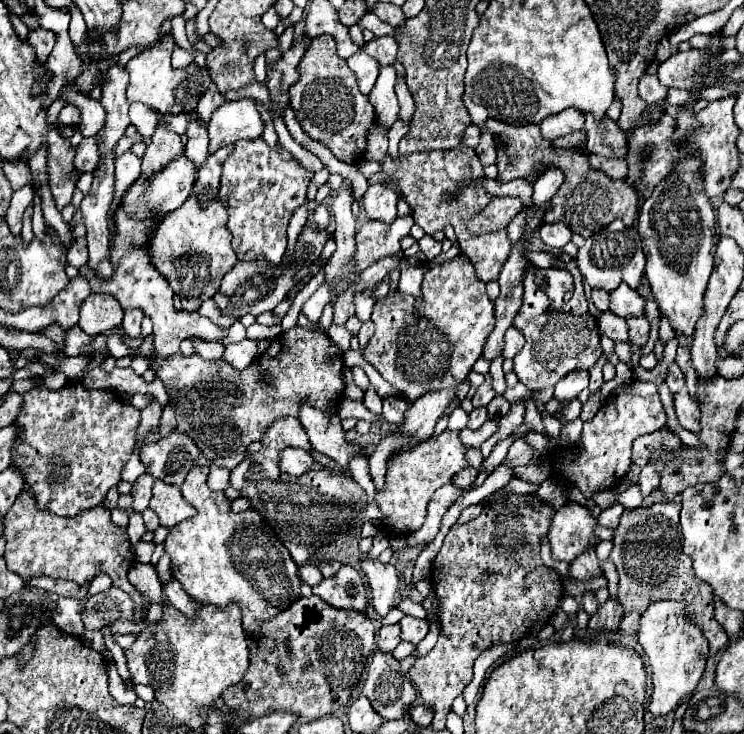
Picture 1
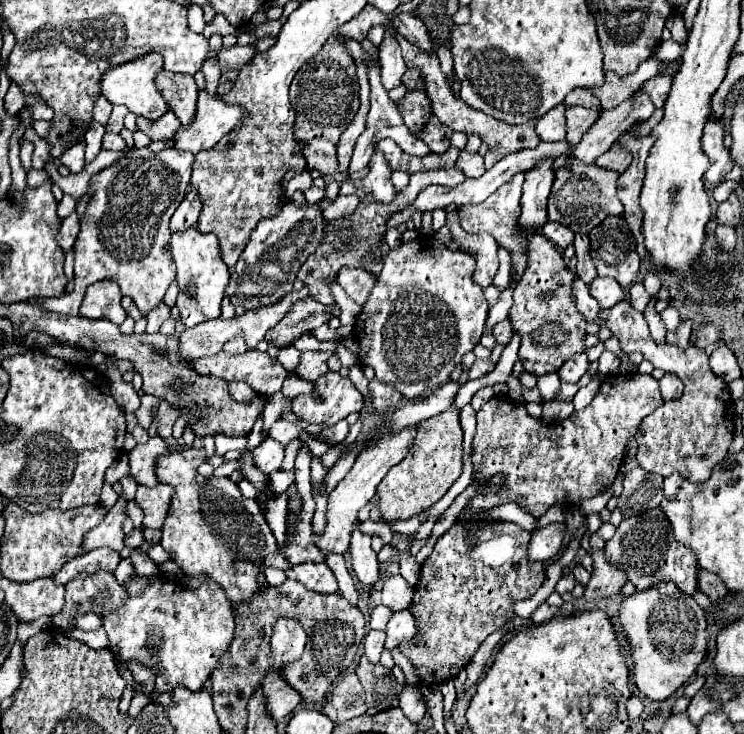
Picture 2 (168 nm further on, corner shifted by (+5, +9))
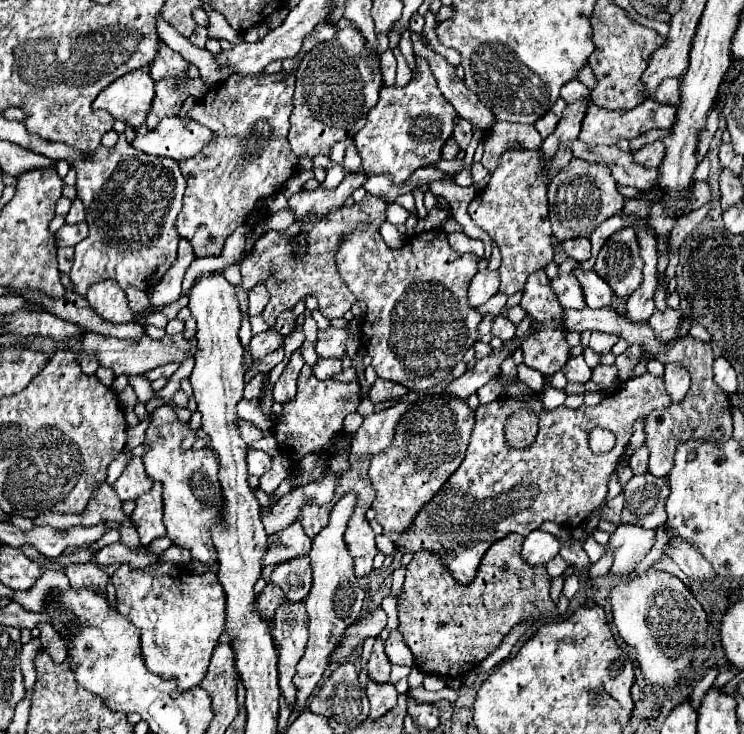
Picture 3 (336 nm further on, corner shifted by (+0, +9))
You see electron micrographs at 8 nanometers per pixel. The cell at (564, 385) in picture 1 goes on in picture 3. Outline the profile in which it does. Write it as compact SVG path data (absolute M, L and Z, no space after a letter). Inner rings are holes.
M582 355L570 357L568 363L566 363L566 367L562 371L564 371L566 379L572 381L572 383L586 383L590 379L590 373L592 373Z

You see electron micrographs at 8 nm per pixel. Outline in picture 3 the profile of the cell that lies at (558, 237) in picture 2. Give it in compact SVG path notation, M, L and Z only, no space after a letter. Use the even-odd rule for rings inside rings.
M570 239L570 241L564 241L562 243L562 249L568 253L568 257L576 259L578 263L582 261L588 261L590 259L590 239Z

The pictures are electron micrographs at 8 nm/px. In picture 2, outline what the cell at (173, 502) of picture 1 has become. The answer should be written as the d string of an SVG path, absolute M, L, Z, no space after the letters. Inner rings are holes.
M159 483L157 487L137 487L137 495L135 495L135 503L143 509L145 519L143 519L143 527L149 529L161 529L167 513L169 513L169 505L171 505L171 497L173 497L173 487Z

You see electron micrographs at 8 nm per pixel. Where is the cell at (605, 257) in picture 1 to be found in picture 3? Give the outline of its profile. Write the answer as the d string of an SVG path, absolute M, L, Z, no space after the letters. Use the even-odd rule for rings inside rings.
M622 229L612 235L594 263L594 271L612 287L616 297L630 297L640 287L642 267L644 261L634 229Z

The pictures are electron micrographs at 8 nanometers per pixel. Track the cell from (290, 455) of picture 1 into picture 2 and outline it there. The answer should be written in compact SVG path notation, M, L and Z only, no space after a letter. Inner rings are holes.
M271 437L265 439L253 451L253 461L257 461L257 467L261 467L261 471L265 471L267 475L281 469L283 457L285 457L285 445L275 441L275 439L271 439Z

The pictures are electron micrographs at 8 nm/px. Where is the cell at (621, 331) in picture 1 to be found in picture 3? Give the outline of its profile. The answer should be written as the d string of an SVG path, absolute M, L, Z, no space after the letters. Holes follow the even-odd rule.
M558 275L550 279L552 291L558 295L558 301L564 309L584 309L586 303L582 299L582 289L578 287L578 281L574 275Z

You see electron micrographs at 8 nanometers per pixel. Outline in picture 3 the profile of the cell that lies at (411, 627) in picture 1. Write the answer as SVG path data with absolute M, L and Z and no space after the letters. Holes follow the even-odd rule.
M392 631L390 637L386 639L386 657L390 663L398 663L398 665L414 665L414 655L408 649L408 645L402 639L400 631Z

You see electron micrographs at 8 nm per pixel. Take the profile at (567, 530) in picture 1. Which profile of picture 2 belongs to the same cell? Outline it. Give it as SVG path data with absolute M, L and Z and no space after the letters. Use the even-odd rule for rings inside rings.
M551 523L537 533L533 533L529 543L529 559L533 561L547 561L559 553L563 547L567 525L565 523Z

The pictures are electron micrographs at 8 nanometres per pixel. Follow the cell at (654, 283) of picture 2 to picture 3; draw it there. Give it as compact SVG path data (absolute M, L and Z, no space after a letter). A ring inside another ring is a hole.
M711 203L704 204L700 209L694 210L691 213L677 219L670 233L670 249L673 252L678 252L680 245L686 237L691 234L691 230L697 227L706 217Z

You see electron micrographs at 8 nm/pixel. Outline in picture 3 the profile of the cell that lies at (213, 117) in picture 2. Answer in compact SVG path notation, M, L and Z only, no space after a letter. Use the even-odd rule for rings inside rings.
M166 117L146 135L136 133L136 139L130 145L148 155L182 161L196 155L208 143L210 131L206 131L200 123L190 123L180 117Z

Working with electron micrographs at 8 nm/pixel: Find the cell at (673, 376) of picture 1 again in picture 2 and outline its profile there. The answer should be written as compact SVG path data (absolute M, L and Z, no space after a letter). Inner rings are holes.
M647 307L645 309L645 319L649 323L649 331L651 331L651 337L657 341L657 343L665 343L665 335L667 335L667 329L659 317L659 313L655 313L653 307Z

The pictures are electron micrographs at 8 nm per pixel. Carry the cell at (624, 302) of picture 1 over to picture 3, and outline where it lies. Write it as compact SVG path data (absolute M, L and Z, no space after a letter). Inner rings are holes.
M576 265L572 269L572 275L578 279L586 305L590 309L600 309L600 307L608 307L612 303L612 291L610 285L594 271L584 271L580 265Z

